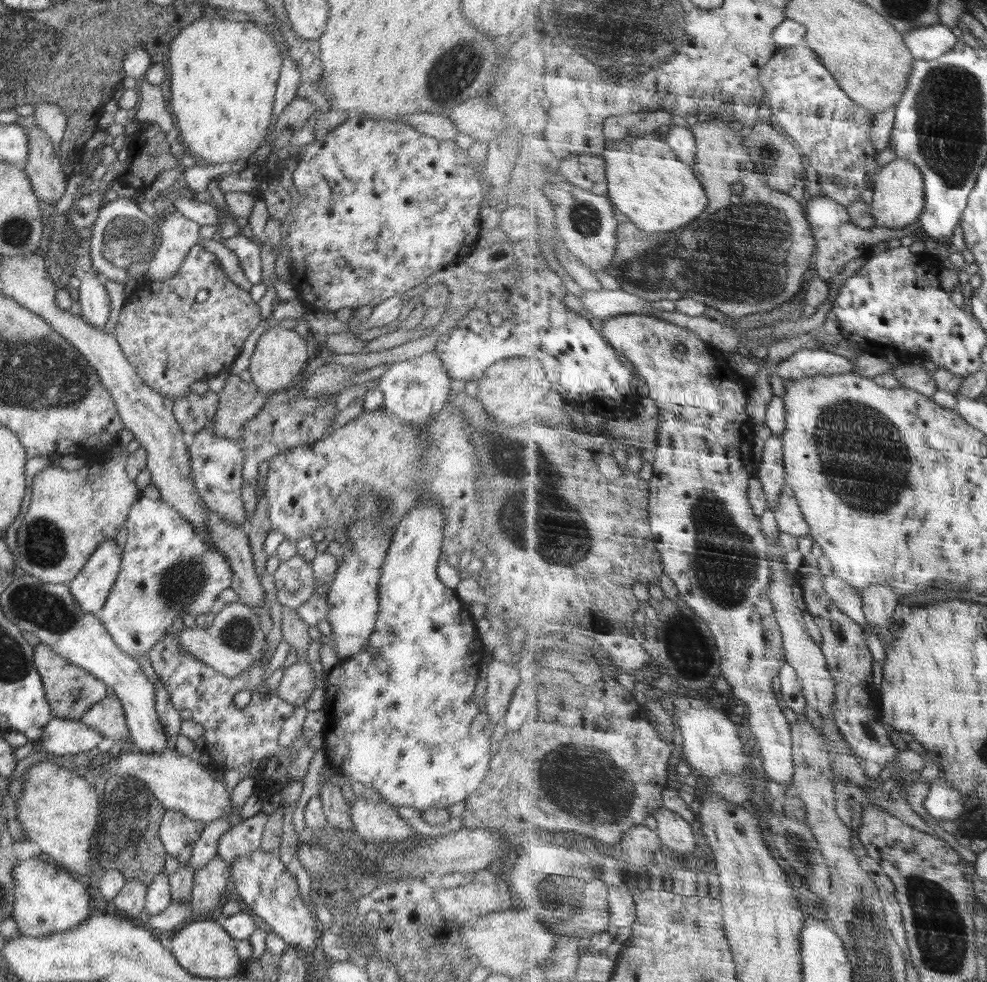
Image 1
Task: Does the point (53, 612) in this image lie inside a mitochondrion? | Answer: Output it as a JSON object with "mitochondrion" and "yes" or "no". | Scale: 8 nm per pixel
{"mitochondrion":"yes"}

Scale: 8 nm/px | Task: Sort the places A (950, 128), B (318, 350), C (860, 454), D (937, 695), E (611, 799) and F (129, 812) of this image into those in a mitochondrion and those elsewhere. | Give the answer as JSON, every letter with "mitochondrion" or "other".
{"A":"mitochondrion","B":"other","C":"mitochondrion","D":"other","E":"mitochondrion","F":"mitochondrion"}

